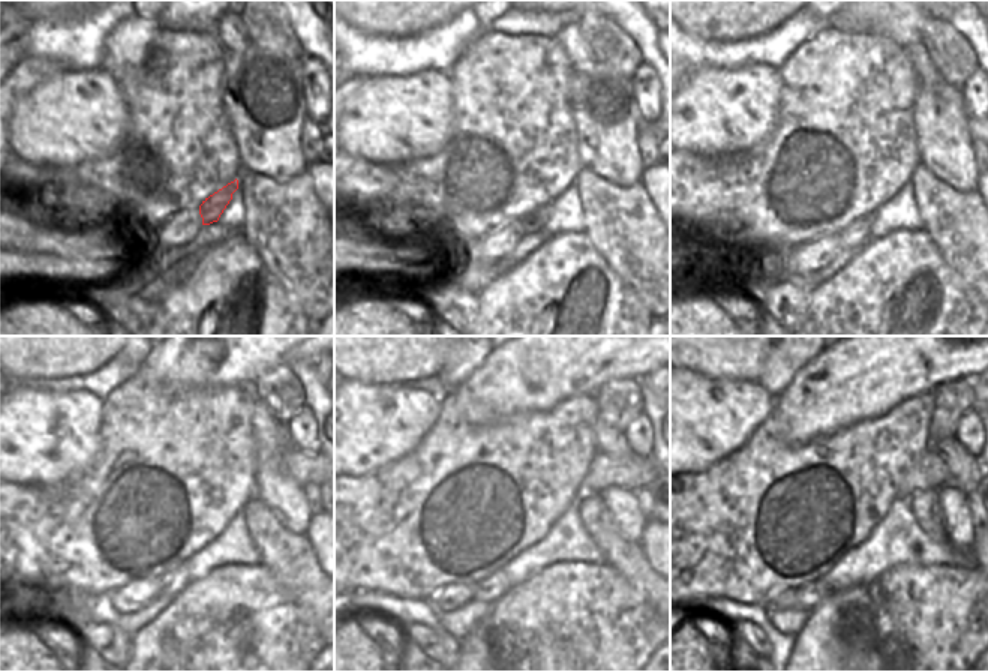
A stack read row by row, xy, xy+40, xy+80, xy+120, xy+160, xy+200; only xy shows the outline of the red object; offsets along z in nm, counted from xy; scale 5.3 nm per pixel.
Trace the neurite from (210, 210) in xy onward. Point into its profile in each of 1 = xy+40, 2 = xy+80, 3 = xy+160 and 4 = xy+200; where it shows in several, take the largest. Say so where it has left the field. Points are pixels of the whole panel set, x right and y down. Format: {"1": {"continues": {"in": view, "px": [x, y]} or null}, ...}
{"1": {"continues": {"in": "xy+40", "px": [534, 221]}}, "2": {"continues": {"in": "xy+80", "px": [855, 234]}}, "3": {"continues": {"in": "xy+160", "px": [492, 588]}}, "4": {"continues": {"in": "xy+200", "px": [808, 596]}}}

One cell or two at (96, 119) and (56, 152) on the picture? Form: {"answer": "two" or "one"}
{"answer": "one"}

